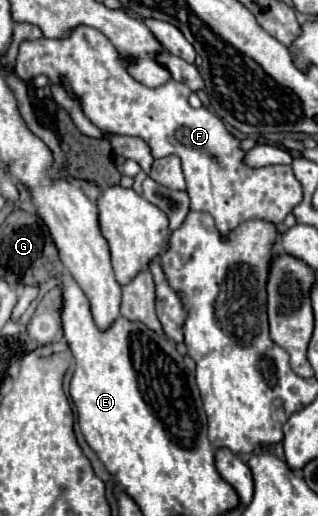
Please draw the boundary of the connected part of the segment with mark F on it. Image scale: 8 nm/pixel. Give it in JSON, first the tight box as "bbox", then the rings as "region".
{"bbox":[16,25,302,239],"region":[[[86,25],[76,27],[68,39],[36,39],[36,41],[24,41],[20,45],[20,53],[16,59],[16,75],[24,81],[32,81],[40,73],[50,77],[50,83],[68,81],[72,91],[78,99],[82,99],[82,111],[84,115],[102,131],[114,133],[114,135],[134,135],[142,137],[150,149],[152,155],[158,157],[158,153],[174,153],[182,161],[182,171],[186,177],[186,191],[190,195],[190,209],[194,211],[208,211],[220,235],[226,239],[232,229],[236,229],[242,221],[262,219],[270,221],[272,225],[280,227],[284,223],[284,217],[300,203],[302,199],[302,187],[298,179],[294,177],[294,171],[290,165],[266,165],[266,167],[250,167],[246,165],[246,151],[240,149],[240,139],[236,139],[224,125],[224,121],[214,115],[212,111],[200,107],[194,109],[188,105],[190,89],[182,83],[168,81],[162,87],[150,89],[138,81],[134,81],[124,67],[124,61],[118,57],[118,51],[114,45],[98,31]]]}

